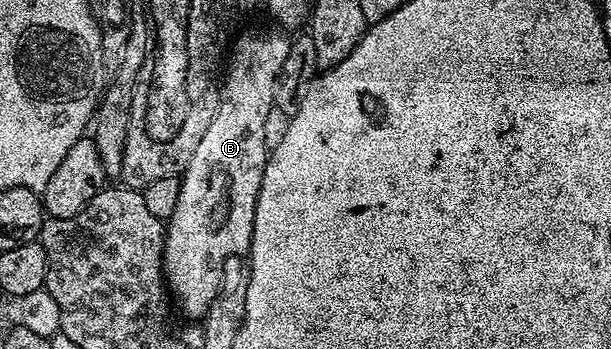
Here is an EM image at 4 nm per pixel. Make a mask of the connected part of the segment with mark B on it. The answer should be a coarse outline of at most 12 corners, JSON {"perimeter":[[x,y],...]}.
{"perimeter":[[289,36],[231,44],[162,252],[192,321],[247,256]]}

